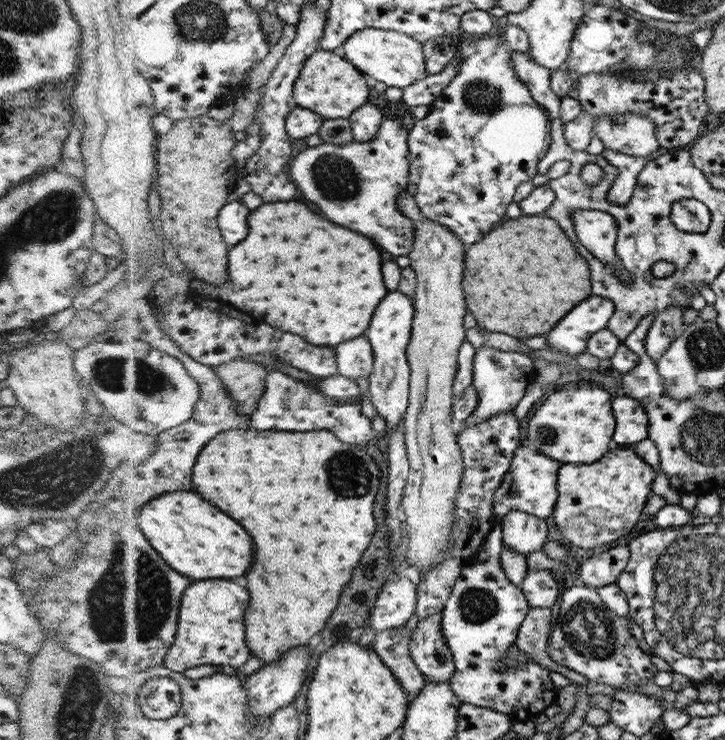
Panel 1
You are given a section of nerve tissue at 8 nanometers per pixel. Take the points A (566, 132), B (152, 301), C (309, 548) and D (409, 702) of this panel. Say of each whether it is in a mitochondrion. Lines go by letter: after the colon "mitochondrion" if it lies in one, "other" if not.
A: other
B: other
C: other
D: other

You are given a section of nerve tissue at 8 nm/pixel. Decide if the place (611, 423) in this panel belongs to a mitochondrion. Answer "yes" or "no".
no

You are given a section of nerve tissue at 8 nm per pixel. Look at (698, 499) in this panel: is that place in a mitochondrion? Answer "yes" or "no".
no

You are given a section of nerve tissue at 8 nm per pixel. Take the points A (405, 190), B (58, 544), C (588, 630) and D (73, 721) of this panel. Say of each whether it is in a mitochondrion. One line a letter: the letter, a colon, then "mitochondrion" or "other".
A: other
B: other
C: mitochondrion
D: mitochondrion

